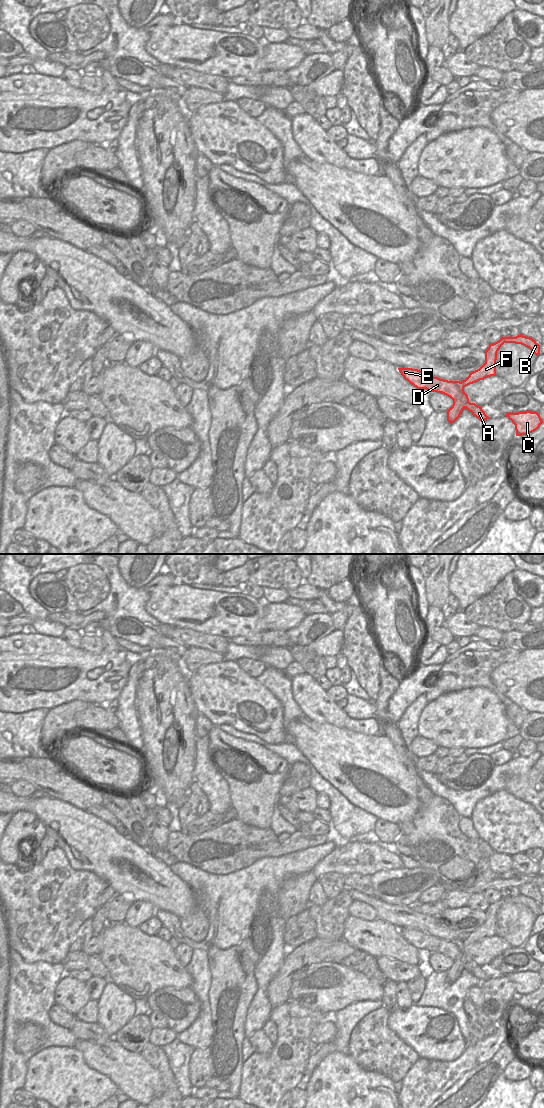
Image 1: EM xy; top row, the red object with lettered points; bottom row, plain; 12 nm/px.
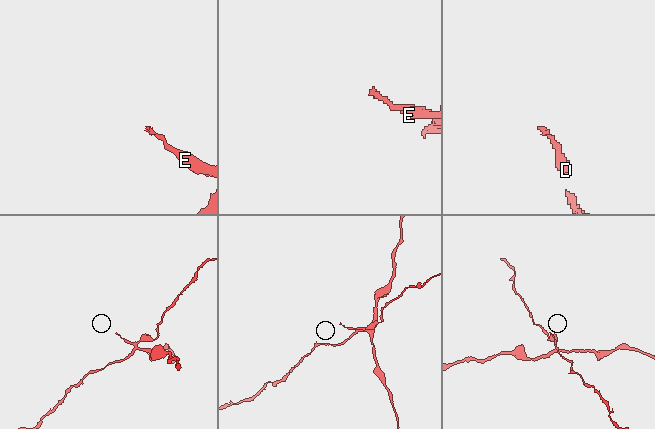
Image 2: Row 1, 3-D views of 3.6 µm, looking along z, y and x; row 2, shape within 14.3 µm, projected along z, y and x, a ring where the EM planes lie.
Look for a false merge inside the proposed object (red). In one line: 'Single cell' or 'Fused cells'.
Fused cells.

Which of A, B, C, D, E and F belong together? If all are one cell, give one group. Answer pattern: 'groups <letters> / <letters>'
groups A C D E / B F

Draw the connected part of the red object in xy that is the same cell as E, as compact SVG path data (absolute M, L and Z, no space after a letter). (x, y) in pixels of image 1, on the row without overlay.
M398 928L401 935L414 947L426 949L430 952L442 953L452 960L461 957L460 941L448 941L431 936L418 929Z

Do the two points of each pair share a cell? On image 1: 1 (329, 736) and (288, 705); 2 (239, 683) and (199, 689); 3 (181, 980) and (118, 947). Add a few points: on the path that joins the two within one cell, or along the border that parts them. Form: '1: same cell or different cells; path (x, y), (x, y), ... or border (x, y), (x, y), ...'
1: different cells; border (302, 714), (293, 718), (285, 726)
2: same cell; path (229, 689), (209, 689)
3: same cell; path (165, 970), (151, 964), (139, 964), (134, 959)

